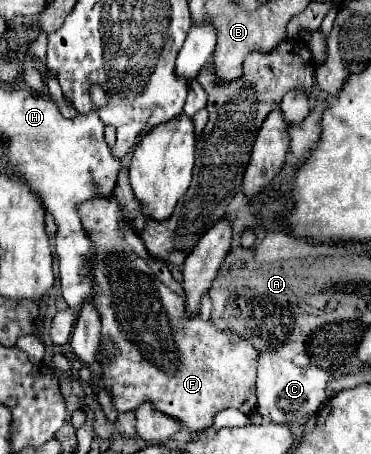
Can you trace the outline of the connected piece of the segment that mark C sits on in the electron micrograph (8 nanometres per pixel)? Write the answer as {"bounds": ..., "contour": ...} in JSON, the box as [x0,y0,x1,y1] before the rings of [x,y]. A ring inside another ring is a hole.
{"bounds":[257,350,333,424],"contour":[[[263,350],[257,358],[257,410],[261,416],[277,424],[295,424],[317,414],[327,402],[325,384],[333,378],[333,372],[319,368],[299,368],[289,360],[277,356],[277,352]]]}

